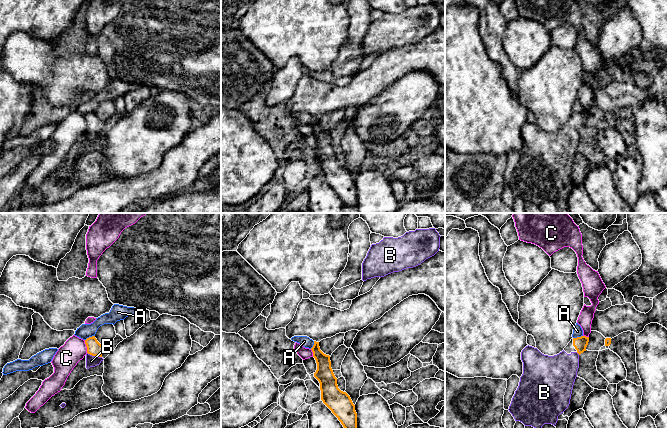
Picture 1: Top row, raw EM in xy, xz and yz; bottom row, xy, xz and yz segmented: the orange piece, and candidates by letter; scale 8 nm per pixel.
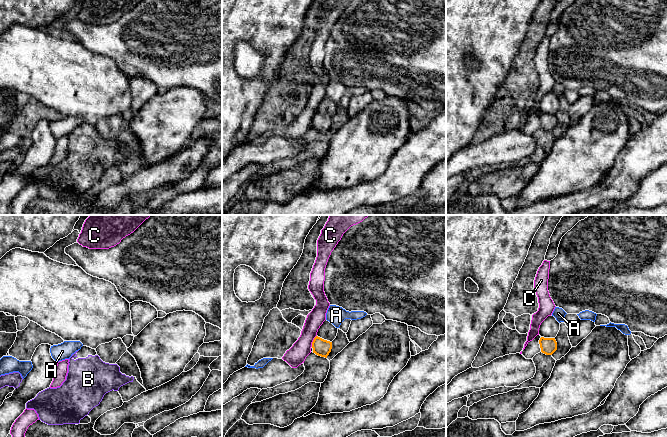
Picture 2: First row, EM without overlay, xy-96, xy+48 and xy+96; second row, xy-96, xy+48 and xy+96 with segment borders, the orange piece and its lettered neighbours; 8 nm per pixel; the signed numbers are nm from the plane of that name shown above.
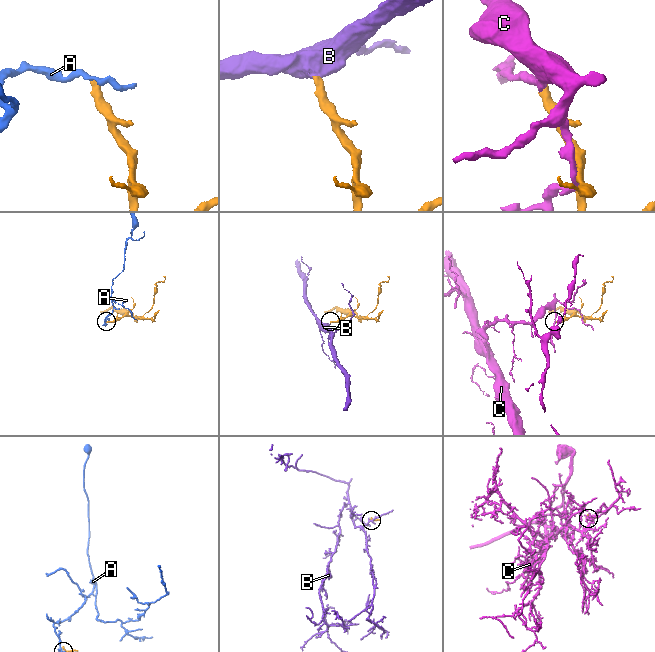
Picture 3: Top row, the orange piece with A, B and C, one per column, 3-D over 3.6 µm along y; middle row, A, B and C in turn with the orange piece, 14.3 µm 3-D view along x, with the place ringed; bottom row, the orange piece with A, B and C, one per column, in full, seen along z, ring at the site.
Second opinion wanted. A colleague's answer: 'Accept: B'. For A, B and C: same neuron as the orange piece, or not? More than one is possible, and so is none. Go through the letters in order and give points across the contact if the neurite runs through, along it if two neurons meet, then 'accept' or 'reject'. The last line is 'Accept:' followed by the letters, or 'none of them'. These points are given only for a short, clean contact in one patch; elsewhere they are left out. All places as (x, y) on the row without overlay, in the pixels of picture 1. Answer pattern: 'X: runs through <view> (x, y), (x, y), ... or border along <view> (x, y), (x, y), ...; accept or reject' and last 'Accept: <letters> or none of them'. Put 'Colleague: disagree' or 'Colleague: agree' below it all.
A: border along xy (94, 111), (85, 116); reject
B: runs through xy (94, 124), (94, 131), (91, 137); accept
C: reject
Accept: B
Colleague: agree

